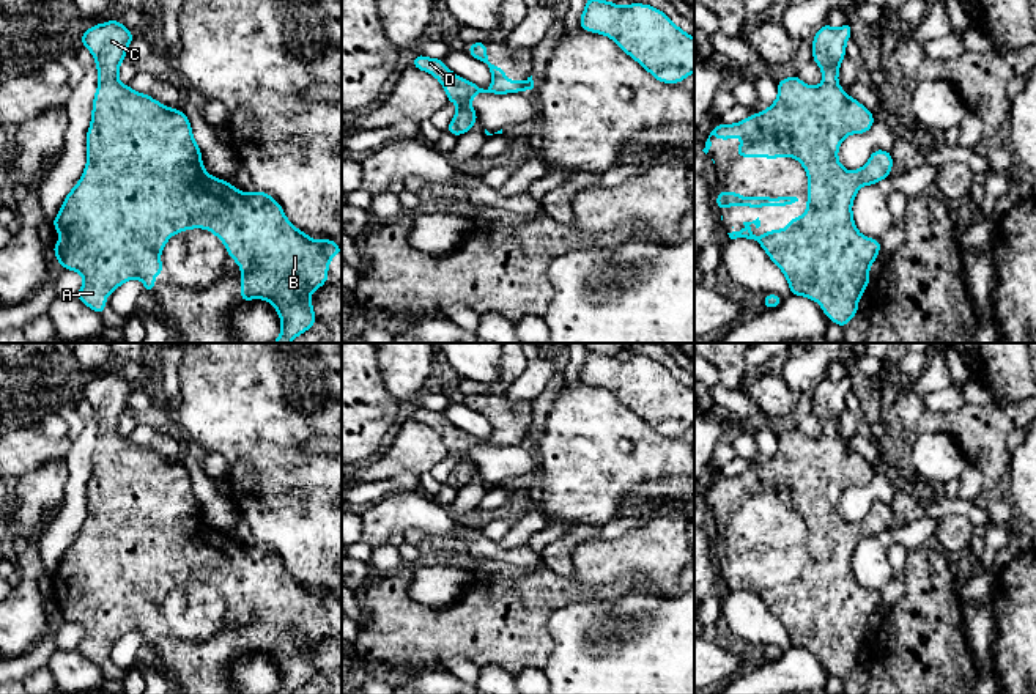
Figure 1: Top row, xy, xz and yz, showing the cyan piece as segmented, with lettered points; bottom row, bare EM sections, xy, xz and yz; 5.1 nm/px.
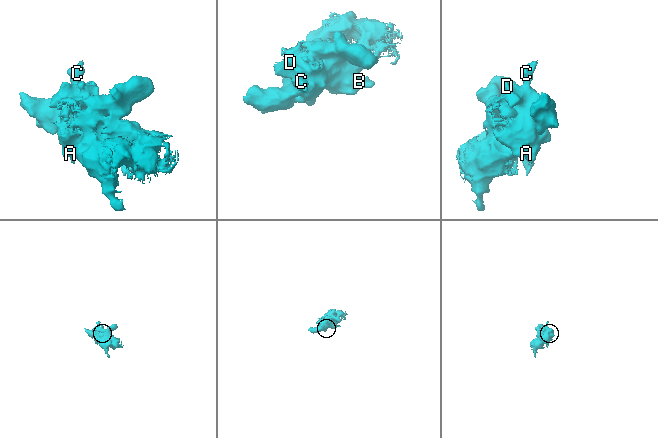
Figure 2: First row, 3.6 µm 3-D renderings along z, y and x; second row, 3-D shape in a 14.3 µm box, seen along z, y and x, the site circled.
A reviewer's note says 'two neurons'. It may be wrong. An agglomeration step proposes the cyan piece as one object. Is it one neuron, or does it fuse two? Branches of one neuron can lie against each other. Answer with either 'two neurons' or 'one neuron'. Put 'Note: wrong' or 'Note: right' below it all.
one neuron
Note: wrong

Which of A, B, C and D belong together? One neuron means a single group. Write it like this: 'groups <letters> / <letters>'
groups A B C D

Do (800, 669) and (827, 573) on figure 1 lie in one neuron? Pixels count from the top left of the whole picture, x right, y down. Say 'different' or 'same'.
different

